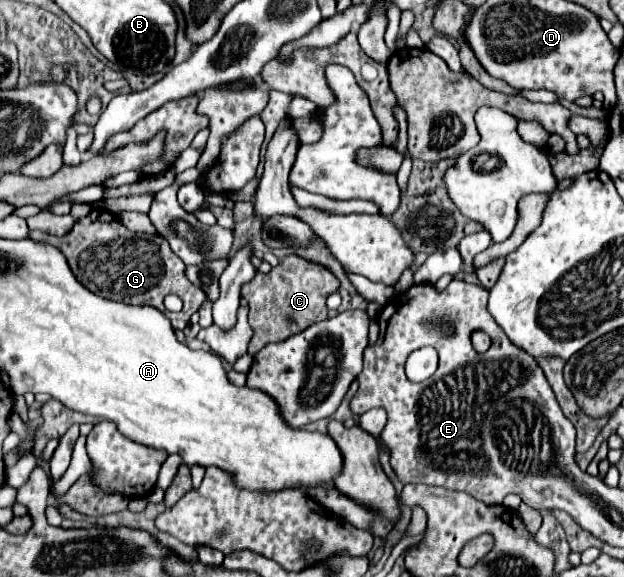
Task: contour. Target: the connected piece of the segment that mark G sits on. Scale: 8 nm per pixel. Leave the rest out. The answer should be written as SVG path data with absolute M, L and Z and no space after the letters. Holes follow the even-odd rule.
M93 208L89 216L79 218L73 230L63 238L55 238L37 230L33 230L29 236L35 242L45 242L59 248L65 254L75 278L93 294L125 304L149 304L161 310L177 330L183 330L189 324L191 314L197 312L205 300L205 292L185 278L185 264L171 252L163 236L129 232L123 228L119 218L109 214L105 208ZM167 294L177 294L183 300L181 312L171 314L165 310L163 298Z

